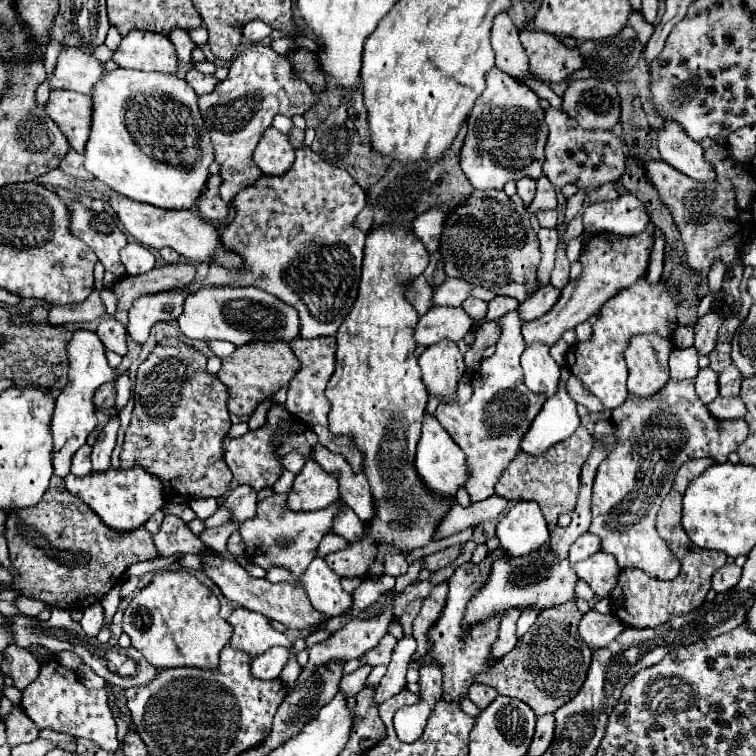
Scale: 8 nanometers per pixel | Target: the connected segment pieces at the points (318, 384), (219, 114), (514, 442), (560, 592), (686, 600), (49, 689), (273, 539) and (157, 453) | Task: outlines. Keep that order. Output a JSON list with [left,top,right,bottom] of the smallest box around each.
[[285,337,361,469],[199,45,317,203],[435,311,547,503],[463,537,577,629],[613,459,727,627],[21,661,117,751],[241,495,337,575],[121,339,233,503]]

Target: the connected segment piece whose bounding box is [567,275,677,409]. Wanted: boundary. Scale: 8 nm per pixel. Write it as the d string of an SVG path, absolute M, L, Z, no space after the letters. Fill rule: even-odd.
M643 275L635 285L617 293L601 307L601 315L593 325L591 341L571 347L567 353L567 365L571 373L579 377L585 387L601 399L605 407L615 409L617 405L623 405L623 401L628 397L627 365L623 359L625 345L637 333L659 333L671 339L673 331L669 329L669 321L677 321L675 293L669 293L669 285L661 281L657 285L649 285L647 277Z

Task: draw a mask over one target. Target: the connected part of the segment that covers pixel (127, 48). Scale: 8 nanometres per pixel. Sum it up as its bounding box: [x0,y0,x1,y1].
[113,29,179,75]

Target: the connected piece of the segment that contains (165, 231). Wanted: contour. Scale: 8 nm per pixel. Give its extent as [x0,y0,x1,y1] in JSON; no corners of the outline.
[109,193,243,271]

